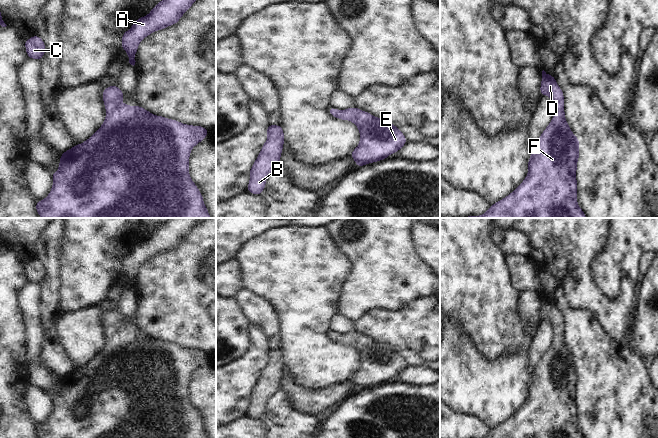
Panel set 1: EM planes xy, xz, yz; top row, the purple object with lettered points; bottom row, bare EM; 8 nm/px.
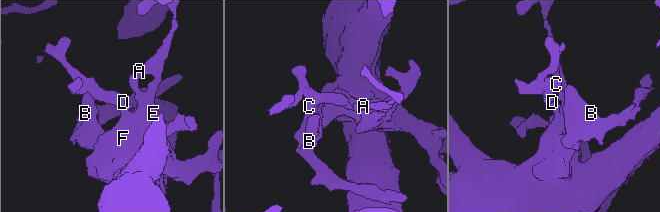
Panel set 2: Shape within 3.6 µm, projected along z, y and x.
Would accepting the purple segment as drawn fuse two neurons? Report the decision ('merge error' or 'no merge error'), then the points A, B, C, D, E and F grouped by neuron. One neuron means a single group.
no merge error; A B C D E F

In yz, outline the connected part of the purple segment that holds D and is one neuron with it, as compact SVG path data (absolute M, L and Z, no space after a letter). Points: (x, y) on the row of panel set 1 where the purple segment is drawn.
M542 71L540 94L550 97L555 113L553 119L543 131L539 139L534 143L531 156L528 161L528 174L524 181L508 196L491 205L489 210L480 216L468 216L460 218L587 218L577 204L577 161L579 159L579 139L572 133L565 119L564 95L557 85L555 77Z

